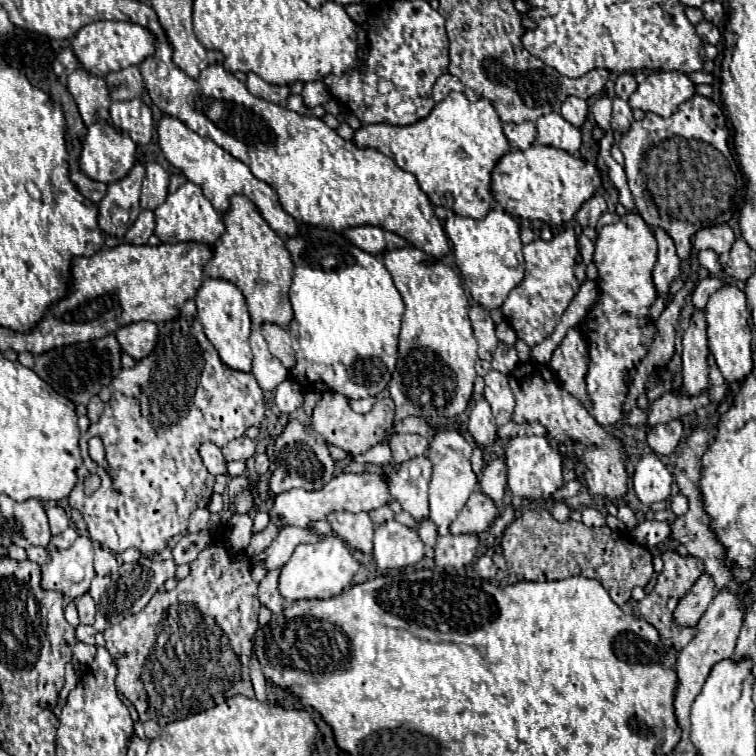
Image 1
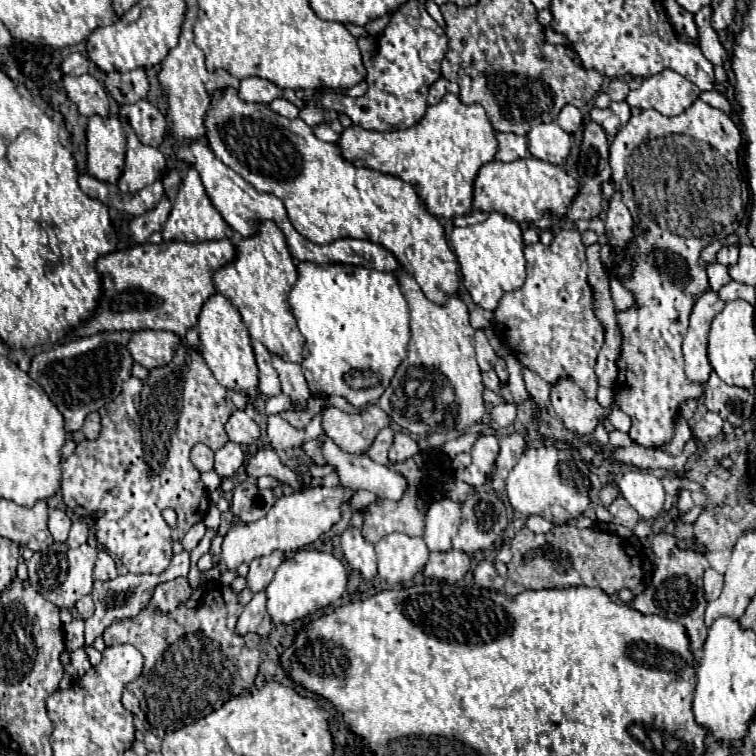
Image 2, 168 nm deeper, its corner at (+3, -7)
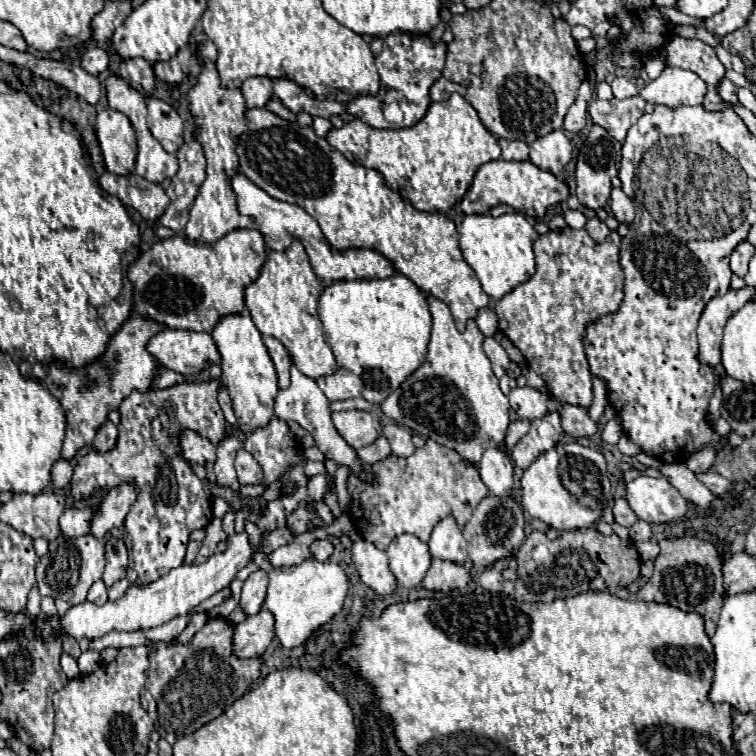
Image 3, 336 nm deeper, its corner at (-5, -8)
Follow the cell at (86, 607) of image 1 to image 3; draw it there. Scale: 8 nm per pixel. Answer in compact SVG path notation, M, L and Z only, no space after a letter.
M98 580L98 582L92 584L92 588L88 590L88 600L94 602L94 604L98 604L98 606L106 604L106 600L108 600L108 592L106 592L106 586L104 586L102 580Z

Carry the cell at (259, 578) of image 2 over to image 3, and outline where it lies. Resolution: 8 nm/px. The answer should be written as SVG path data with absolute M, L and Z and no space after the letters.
M256 570L246 578L240 598L240 608L246 616L254 616L260 612L266 598L266 588L268 588L268 574L264 570Z

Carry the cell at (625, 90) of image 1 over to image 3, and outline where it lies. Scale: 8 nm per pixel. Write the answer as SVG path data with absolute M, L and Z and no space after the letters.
M614 78L612 80L612 92L616 98L630 98L630 96L636 96L638 94L638 88L628 80L628 78Z

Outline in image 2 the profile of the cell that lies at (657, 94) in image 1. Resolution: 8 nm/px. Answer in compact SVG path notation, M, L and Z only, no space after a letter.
M665 69L642 81L640 89L630 91L626 103L638 109L656 109L664 117L674 117L686 111L700 95L700 89L678 75L676 71Z

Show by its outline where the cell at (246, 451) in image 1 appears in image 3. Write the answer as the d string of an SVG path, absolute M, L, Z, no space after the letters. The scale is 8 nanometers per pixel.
M228 436L216 446L214 474L216 474L218 486L226 486L226 488L232 488L232 490L240 488L236 472L234 472L234 456L236 456L238 448L242 448L242 442L236 436Z

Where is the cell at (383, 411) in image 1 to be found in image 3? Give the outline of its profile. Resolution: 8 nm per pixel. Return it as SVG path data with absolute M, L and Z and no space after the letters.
M342 410L342 412L332 412L332 422L340 436L352 446L352 448L362 448L372 444L380 436L380 422L372 412L364 410Z

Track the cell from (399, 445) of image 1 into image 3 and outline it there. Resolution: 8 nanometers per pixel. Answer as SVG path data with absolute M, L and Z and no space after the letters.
M386 424L382 426L382 434L388 438L390 448L396 456L410 456L414 452L412 434L408 428L402 428L398 424Z

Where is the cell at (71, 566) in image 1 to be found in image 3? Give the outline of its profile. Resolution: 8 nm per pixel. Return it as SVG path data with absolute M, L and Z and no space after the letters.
M60 534L56 540L50 542L50 552L40 558L40 564L36 568L36 580L40 596L52 596L62 598L68 604L80 604L86 600L86 592L90 586L102 578L104 570L104 546L94 536L80 536L80 538L68 538Z

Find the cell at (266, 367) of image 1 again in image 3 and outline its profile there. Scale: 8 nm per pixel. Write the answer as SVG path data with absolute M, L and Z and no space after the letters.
M272 336L264 338L264 344L270 352L270 358L274 360L274 366L276 366L276 372L278 372L278 384L280 388L288 388L290 386L290 366L292 366L292 358L288 354L288 350L284 348L284 344Z

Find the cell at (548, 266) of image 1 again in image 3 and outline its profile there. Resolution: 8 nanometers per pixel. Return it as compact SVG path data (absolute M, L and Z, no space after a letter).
M562 228L562 230L550 230L534 242L534 254L536 254L536 274L524 282L518 284L510 294L506 294L502 300L494 304L494 314L498 318L498 328L512 340L512 344L522 352L522 356L528 360L530 368L538 372L546 380L548 392L558 398L562 404L582 404L584 408L592 402L592 374L586 362L586 354L582 348L582 334L584 328L594 322L598 316L616 312L624 292L624 274L620 270L620 236L616 230L610 230L608 238L602 244L596 244L588 232L574 230L574 228Z

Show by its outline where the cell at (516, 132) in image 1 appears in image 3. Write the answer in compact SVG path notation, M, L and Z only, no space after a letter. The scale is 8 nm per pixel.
M498 140L498 144L500 144L500 148L502 148L502 158L504 160L528 160L528 152L530 152L530 148L528 148L528 144L524 144L524 142L518 142L518 140Z

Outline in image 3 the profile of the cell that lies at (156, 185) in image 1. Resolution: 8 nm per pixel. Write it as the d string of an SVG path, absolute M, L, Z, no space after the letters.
M104 172L100 176L100 186L108 194L118 197L125 206L136 208L146 220L158 220L170 202L158 184L152 184L134 173L118 176Z

